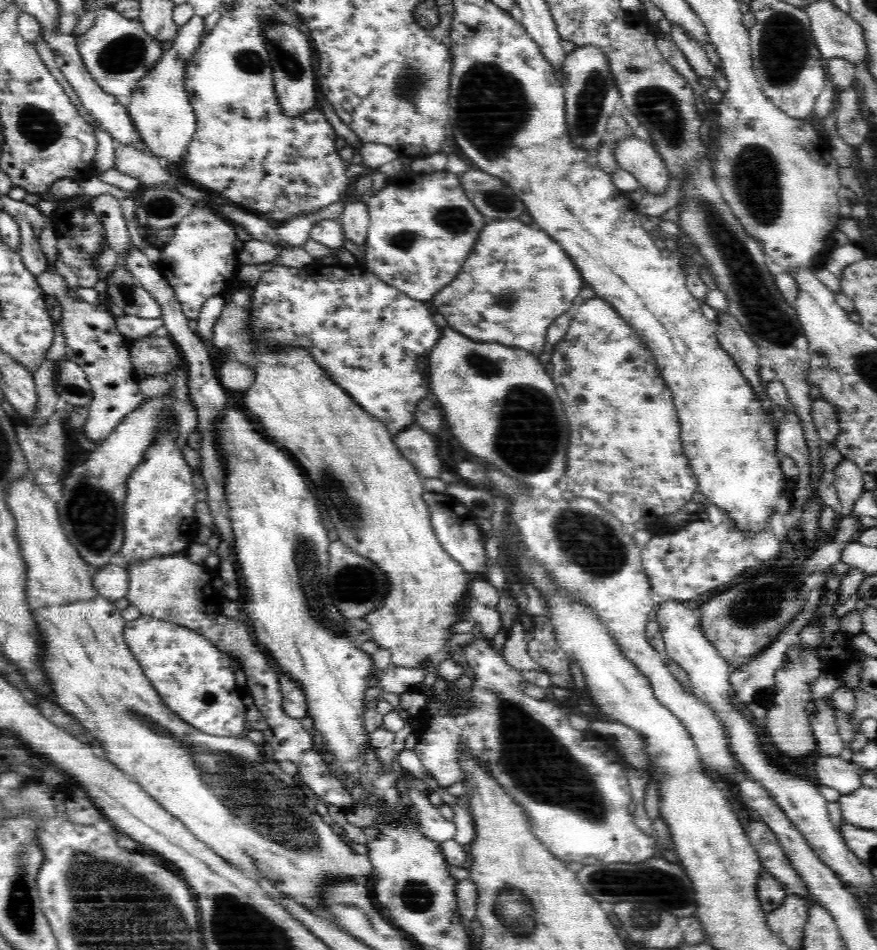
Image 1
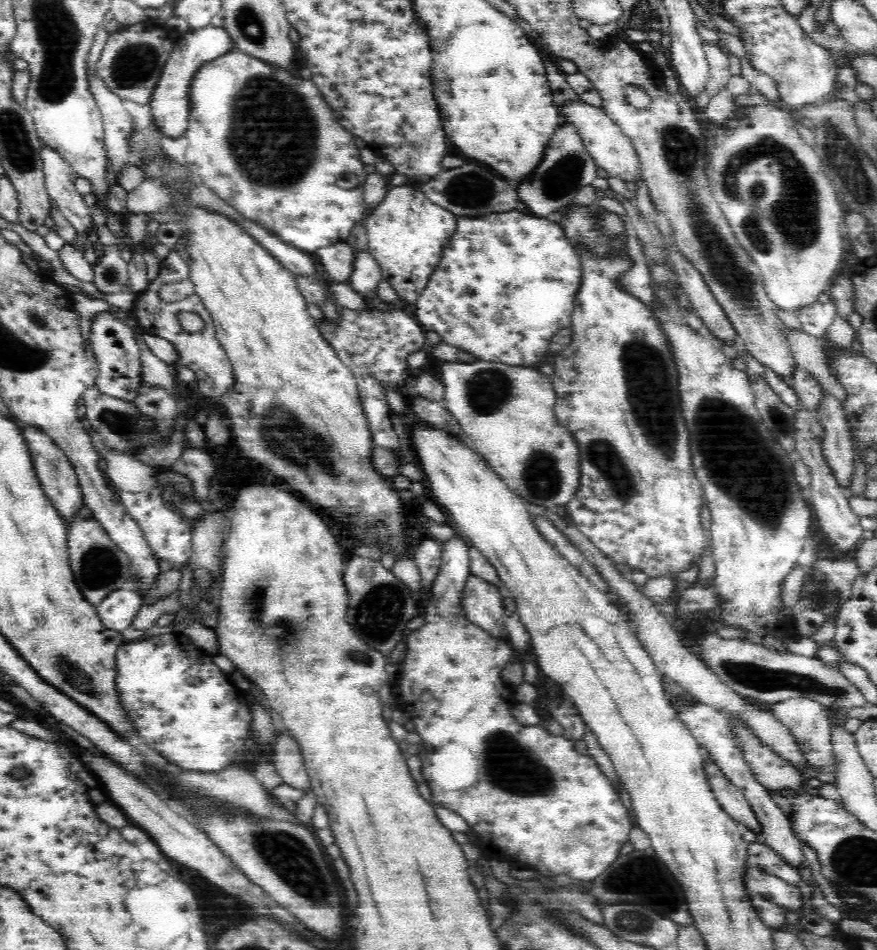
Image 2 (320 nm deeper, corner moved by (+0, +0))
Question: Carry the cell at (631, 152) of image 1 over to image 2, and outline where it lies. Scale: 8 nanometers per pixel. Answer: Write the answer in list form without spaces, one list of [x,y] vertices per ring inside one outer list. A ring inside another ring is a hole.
[[[570,99],[561,104],[559,112],[561,116],[572,117],[590,156],[596,161],[598,167],[608,172],[608,176],[615,176],[623,181],[636,181],[636,178],[643,178],[640,169],[640,156],[637,155],[632,137],[626,136],[600,107],[594,107],[582,100],[572,101]]]

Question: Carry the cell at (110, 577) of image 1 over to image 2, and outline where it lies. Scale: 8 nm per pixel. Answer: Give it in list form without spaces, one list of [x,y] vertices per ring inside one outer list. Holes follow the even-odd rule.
[[[131,587],[116,590],[108,594],[97,607],[97,615],[105,623],[106,628],[117,629],[118,632],[132,626],[138,610],[142,606],[142,597]]]

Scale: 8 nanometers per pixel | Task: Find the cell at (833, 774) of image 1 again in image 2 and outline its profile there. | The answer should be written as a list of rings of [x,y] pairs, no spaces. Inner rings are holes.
[[[808,697],[789,698],[774,703],[772,712],[778,717],[782,724],[792,731],[794,738],[800,745],[802,755],[806,757],[809,765],[818,767],[819,770],[835,770],[835,756],[831,743],[830,717],[826,713],[826,707],[816,699]]]

